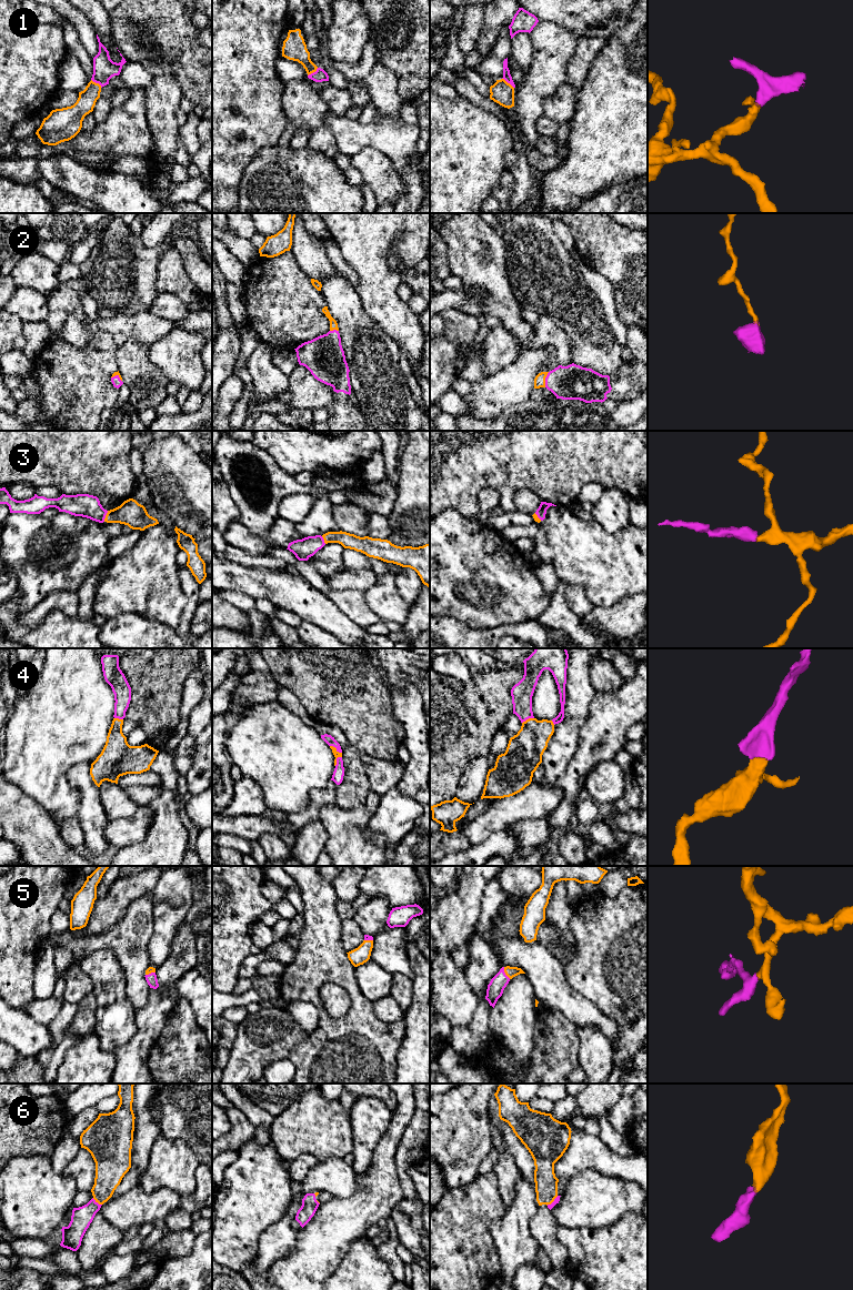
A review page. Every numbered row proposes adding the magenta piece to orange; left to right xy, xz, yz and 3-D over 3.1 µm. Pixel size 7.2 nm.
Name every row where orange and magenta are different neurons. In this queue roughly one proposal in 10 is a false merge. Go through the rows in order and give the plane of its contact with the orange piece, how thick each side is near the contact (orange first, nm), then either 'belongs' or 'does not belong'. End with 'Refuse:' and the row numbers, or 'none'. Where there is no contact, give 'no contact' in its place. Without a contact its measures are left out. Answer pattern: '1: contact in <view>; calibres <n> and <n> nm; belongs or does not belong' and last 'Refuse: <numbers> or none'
1: contact in yz; calibres 160 and 60 nm; belongs
2: contact in yz; calibres 80 and 260 nm; belongs
3: contact in xy; calibres 180 and 170 nm; belongs
4: contact in xz; calibres 50 and 70 nm; belongs
5: contact in yz; calibres 80 and 120 nm; belongs
6: contact in xy; calibres 200 and 150 nm; belongs
Refuse: none

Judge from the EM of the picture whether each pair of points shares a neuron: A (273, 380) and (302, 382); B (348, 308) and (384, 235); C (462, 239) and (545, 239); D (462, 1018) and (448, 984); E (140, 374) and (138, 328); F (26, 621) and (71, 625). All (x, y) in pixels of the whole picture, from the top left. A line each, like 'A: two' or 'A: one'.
A: two
B: two
C: two
D: one
E: two
F: two

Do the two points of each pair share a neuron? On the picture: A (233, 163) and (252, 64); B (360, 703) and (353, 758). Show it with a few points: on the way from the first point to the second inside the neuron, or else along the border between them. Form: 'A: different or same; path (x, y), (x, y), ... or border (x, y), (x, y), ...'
A: same; path (233, 139), (233, 121), (241, 113), (241, 89)
B: same; path (360, 716), (359, 745)

